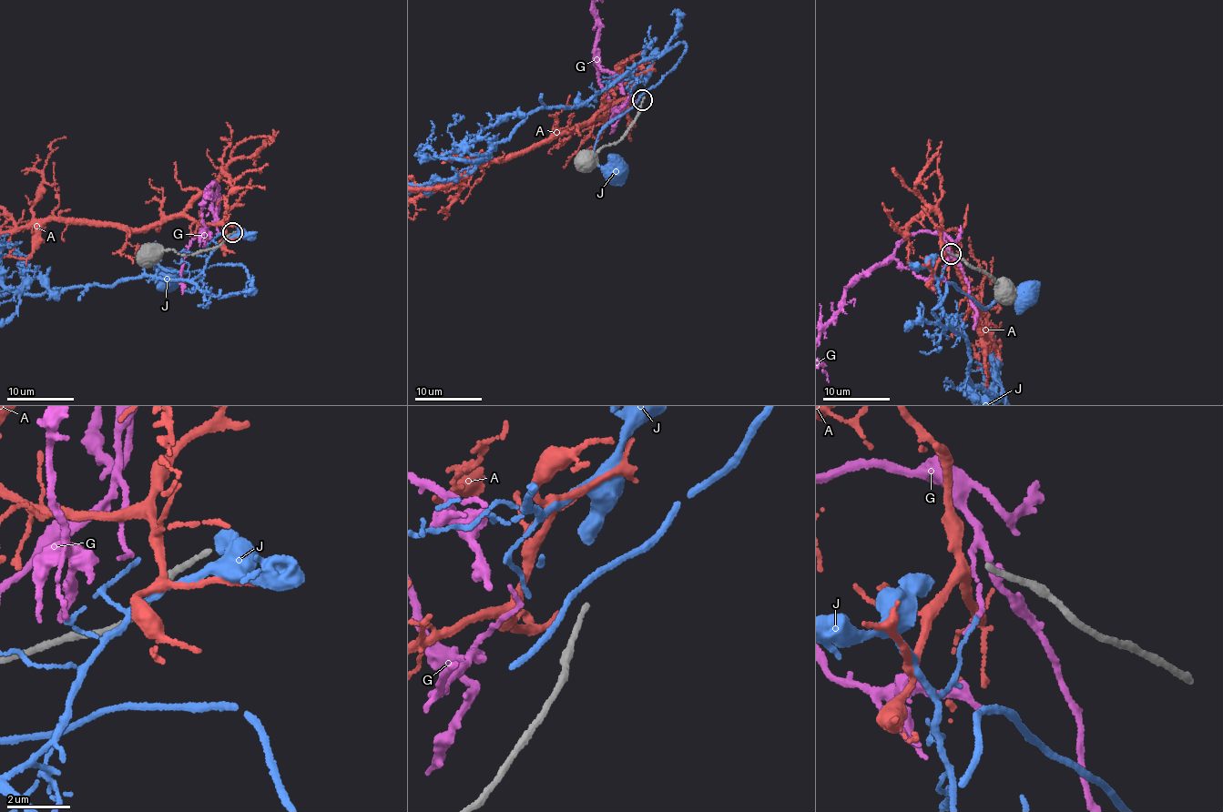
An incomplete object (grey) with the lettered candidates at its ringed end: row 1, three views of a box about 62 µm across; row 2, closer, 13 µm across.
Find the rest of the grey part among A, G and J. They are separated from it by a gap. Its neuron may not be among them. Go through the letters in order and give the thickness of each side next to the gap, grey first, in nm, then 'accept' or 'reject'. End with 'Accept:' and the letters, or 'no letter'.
A: calibres 200 and 300 nm; accept
G: calibres 200 and 160 nm; reject
J: calibres 200 and 100 nm; reject
Accept: A

